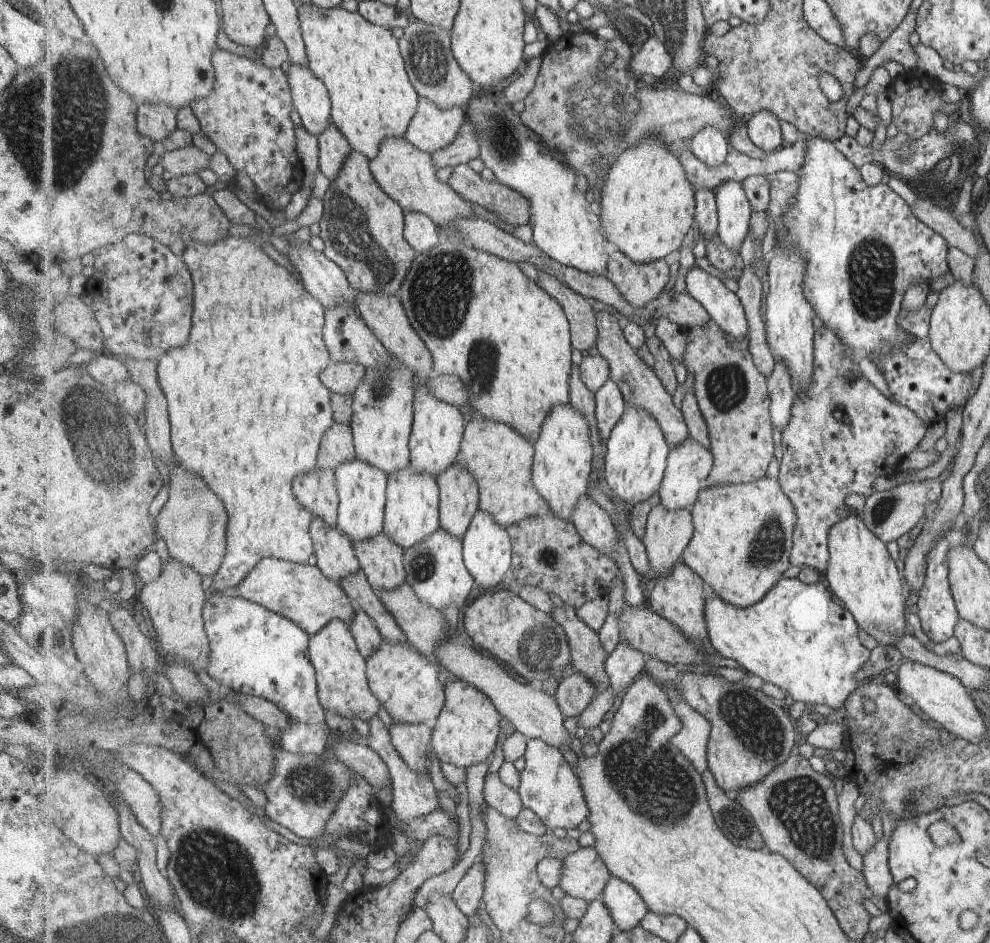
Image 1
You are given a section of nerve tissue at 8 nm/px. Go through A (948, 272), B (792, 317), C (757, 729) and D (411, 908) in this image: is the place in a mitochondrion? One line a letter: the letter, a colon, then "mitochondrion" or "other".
A: other
B: other
C: mitochondrion
D: other

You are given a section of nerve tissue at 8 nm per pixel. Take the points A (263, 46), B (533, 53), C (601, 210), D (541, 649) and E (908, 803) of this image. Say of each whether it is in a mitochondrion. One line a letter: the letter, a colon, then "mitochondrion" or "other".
A: other
B: other
C: other
D: mitochondrion
E: mitochondrion

